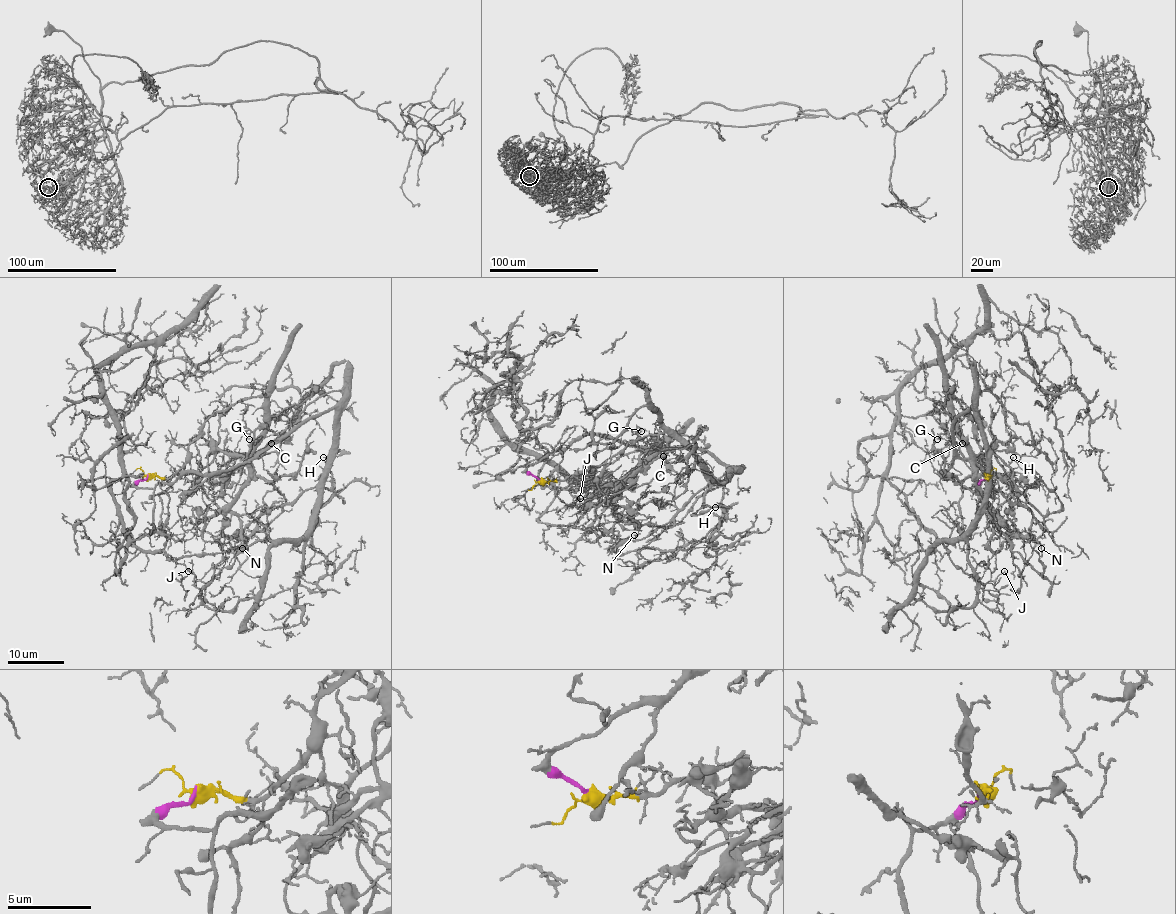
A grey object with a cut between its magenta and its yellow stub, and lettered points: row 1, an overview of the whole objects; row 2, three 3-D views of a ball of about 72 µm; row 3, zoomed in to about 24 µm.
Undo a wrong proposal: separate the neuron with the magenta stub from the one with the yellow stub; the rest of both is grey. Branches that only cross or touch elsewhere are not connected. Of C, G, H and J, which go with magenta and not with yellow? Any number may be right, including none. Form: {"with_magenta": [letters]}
{"with_magenta": ["H", "J"]}

